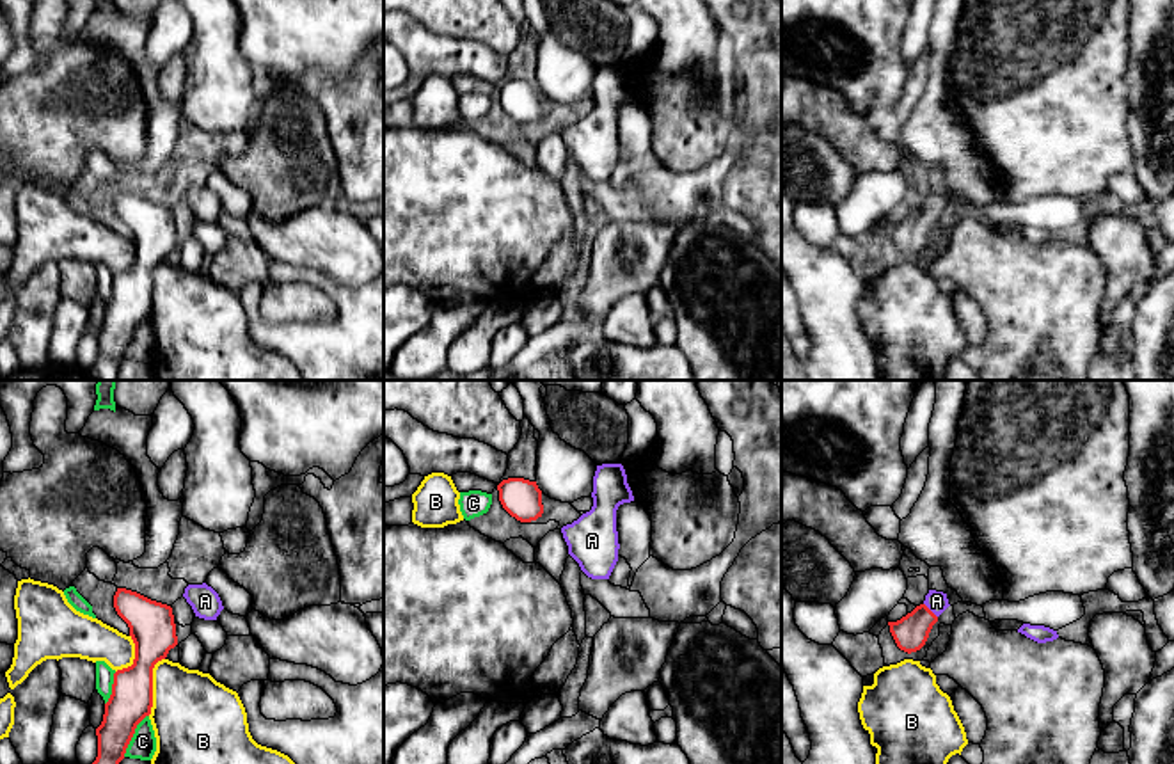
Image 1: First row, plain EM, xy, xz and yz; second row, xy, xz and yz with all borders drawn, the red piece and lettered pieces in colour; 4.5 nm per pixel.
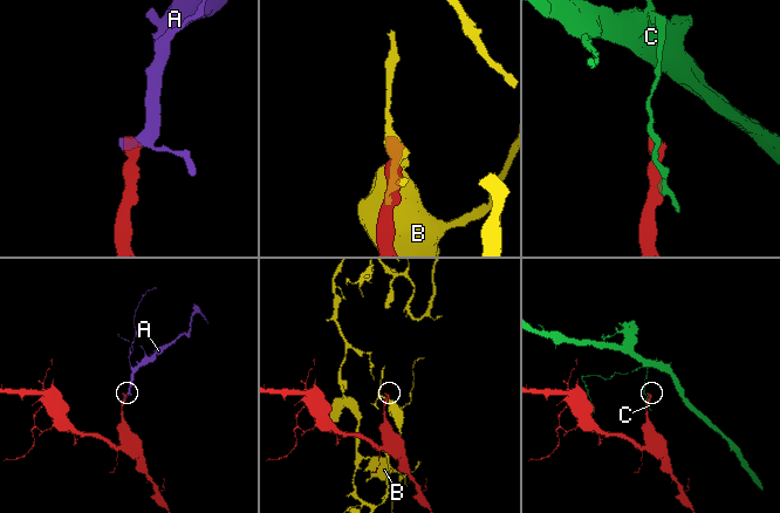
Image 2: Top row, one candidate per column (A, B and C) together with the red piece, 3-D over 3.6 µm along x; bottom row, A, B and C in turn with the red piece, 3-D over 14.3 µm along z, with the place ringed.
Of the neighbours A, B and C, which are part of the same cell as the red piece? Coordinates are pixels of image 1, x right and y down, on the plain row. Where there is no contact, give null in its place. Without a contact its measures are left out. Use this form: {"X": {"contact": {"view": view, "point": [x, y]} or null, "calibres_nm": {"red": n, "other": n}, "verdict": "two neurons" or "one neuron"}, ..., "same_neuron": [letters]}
{"A": {"contact": {"view": "yz", "point": [929, 212]}, "calibres_nm": {"red": 160, "other": 100}, "verdict": "one neuron"}, "B": {"contact": {"view": "xy", "point": [151, 288]}, "calibres_nm": {"red": 200, "other": 380}, "verdict": "two neurons"}, "C": {"contact": {"view": "xy", "point": [132, 338]}, "calibres_nm": {"red": 190, "other": 120}, "verdict": "two neurons"}, "same_neuron": ["A"]}

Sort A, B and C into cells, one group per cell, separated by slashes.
A / B / C

